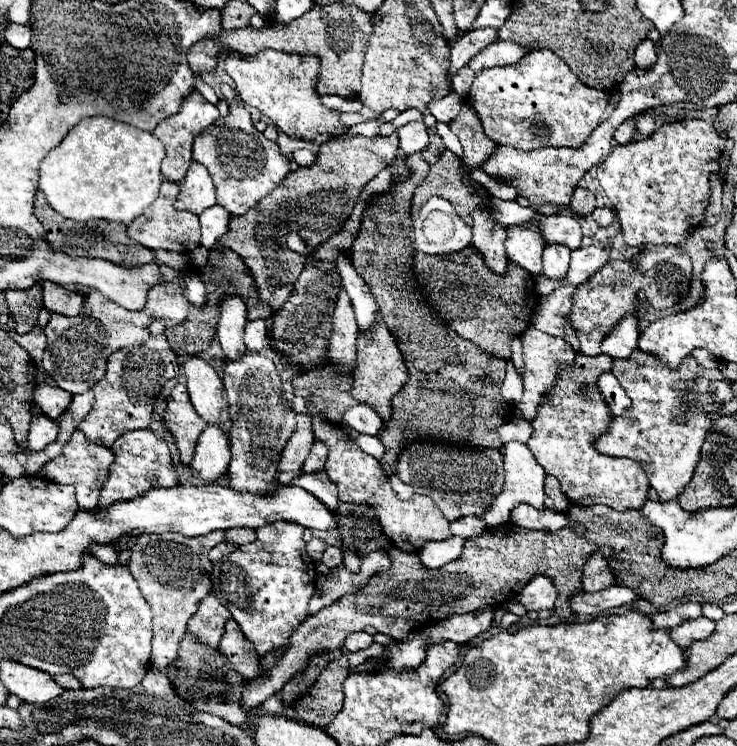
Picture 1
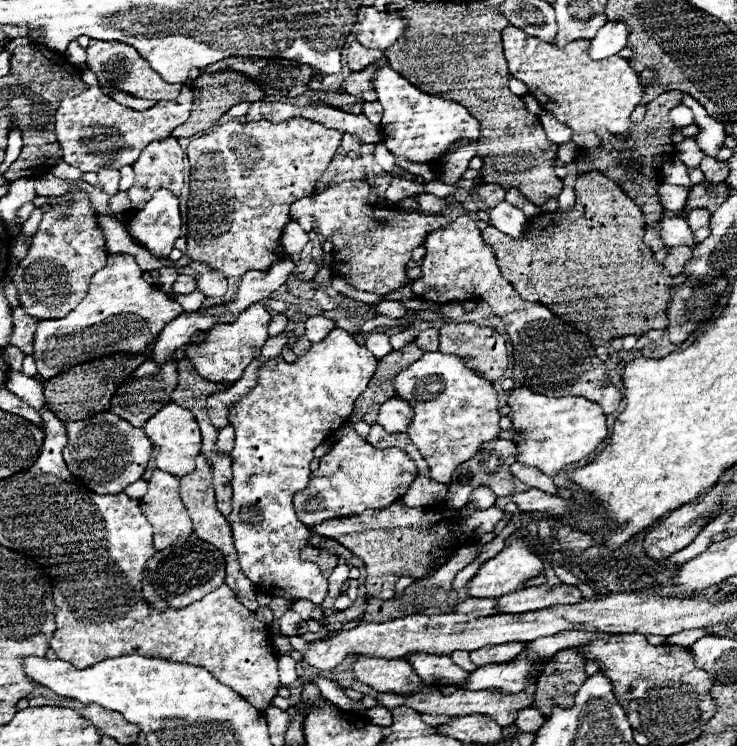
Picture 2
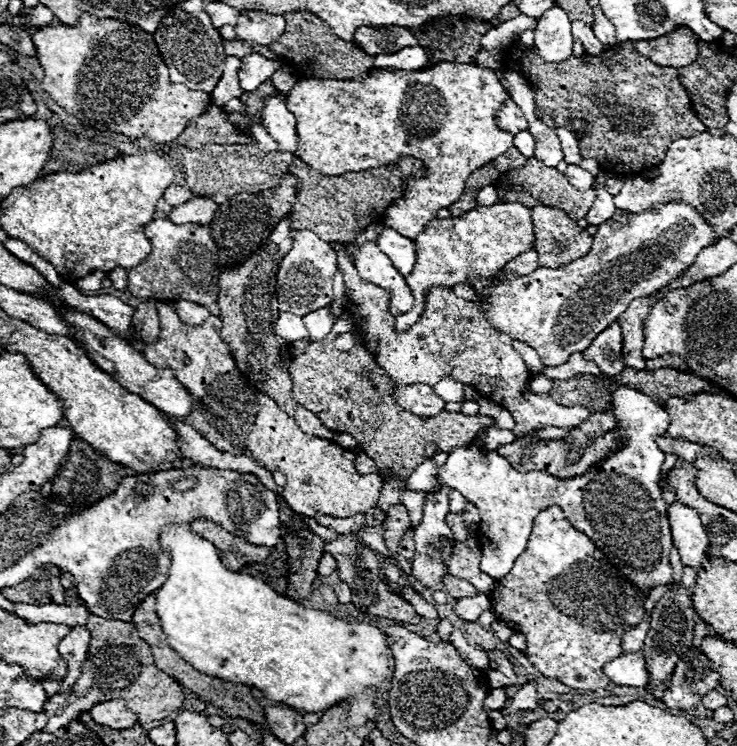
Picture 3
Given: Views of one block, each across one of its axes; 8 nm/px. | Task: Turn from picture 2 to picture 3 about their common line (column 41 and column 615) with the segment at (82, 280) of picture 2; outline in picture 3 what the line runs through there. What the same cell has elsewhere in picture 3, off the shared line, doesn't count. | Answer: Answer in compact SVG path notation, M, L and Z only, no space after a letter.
M662 204L656 210L632 214L632 222L626 226L612 220L604 222L594 234L592 250L570 264L562 264L558 268L540 266L530 276L508 274L498 284L494 284L494 278L474 280L472 290L476 294L484 294L478 302L486 304L486 318L496 330L508 334L512 340L530 344L540 354L544 366L562 366L574 352L586 350L602 330L616 322L634 298L650 296L664 288L672 278L682 274L690 262L694 262L698 250L712 242L712 228L694 208L686 204Z

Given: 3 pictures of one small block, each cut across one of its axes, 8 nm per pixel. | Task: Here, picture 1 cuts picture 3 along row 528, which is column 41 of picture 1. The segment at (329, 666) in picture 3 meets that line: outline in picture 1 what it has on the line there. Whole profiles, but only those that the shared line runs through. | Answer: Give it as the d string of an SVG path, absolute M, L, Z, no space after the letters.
M94 116L76 124L68 132L68 136L42 160L38 188L44 192L48 204L58 214L70 220L88 222L102 218L128 226L158 198L158 190L162 184L160 176L162 160L164 160L164 146L154 134L122 122L114 122L106 116Z

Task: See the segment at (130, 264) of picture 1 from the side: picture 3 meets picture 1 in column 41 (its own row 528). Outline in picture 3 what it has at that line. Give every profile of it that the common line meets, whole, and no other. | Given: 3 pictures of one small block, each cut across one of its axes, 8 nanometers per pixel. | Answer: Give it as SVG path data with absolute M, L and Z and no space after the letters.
M196 520L192 526L194 534L202 534L202 538L208 538L228 560L228 570L240 570L246 564L256 564L262 562L270 556L270 548L266 546L254 546L248 544L244 538L238 538L234 534L228 534L220 526L208 520Z

